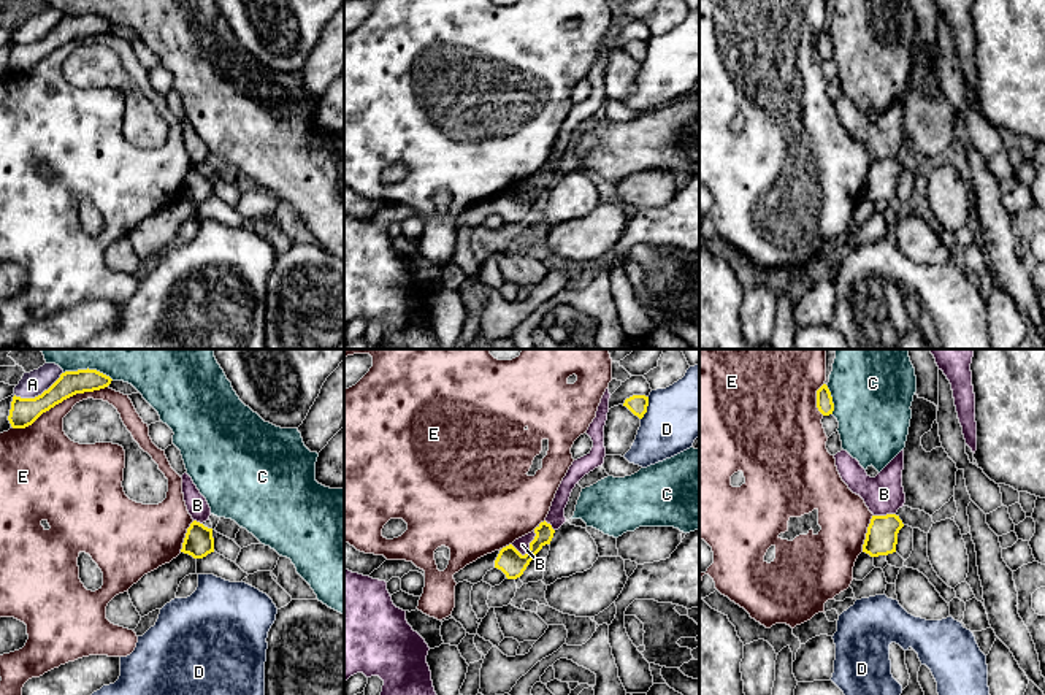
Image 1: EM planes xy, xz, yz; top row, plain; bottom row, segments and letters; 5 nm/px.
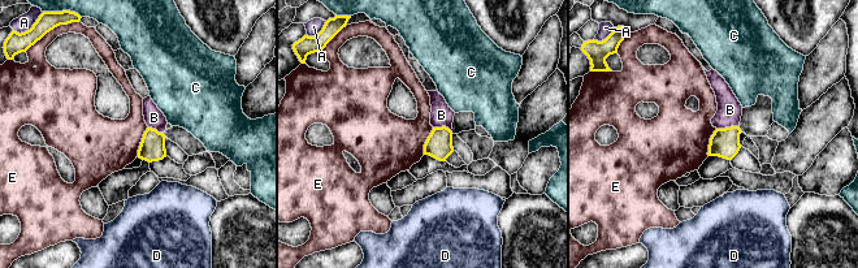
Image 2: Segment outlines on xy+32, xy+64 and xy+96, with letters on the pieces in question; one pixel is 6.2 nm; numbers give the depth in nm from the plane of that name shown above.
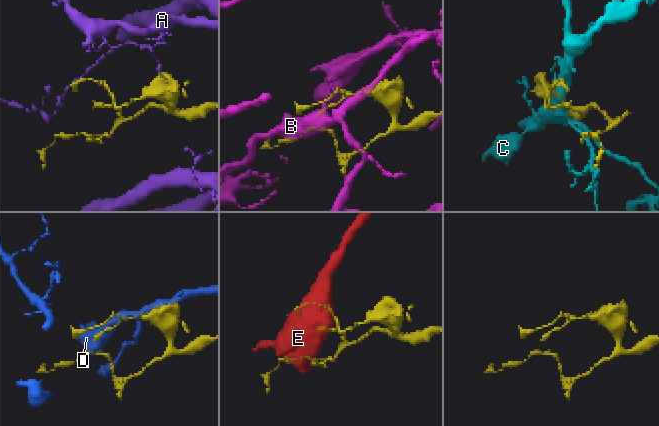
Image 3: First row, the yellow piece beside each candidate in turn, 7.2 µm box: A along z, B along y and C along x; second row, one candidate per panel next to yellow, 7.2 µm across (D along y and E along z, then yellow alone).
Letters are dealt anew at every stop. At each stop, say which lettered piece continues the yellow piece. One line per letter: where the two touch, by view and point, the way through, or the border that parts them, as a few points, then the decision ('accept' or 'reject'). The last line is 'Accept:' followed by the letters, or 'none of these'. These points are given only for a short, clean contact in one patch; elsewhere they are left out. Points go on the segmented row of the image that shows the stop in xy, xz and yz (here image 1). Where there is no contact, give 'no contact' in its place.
A: meets yellow in xy at (38, 395); reject
B: meets yellow in xz at (530, 543); border along xz (535, 530), (535, 538), (522, 556); reject
C: meets yellow in yz at (831, 400); reject
D: meets yellow in xz at (646, 408); reject
E: meets yellow in xy at (59, 402); reject
Accept: none of these

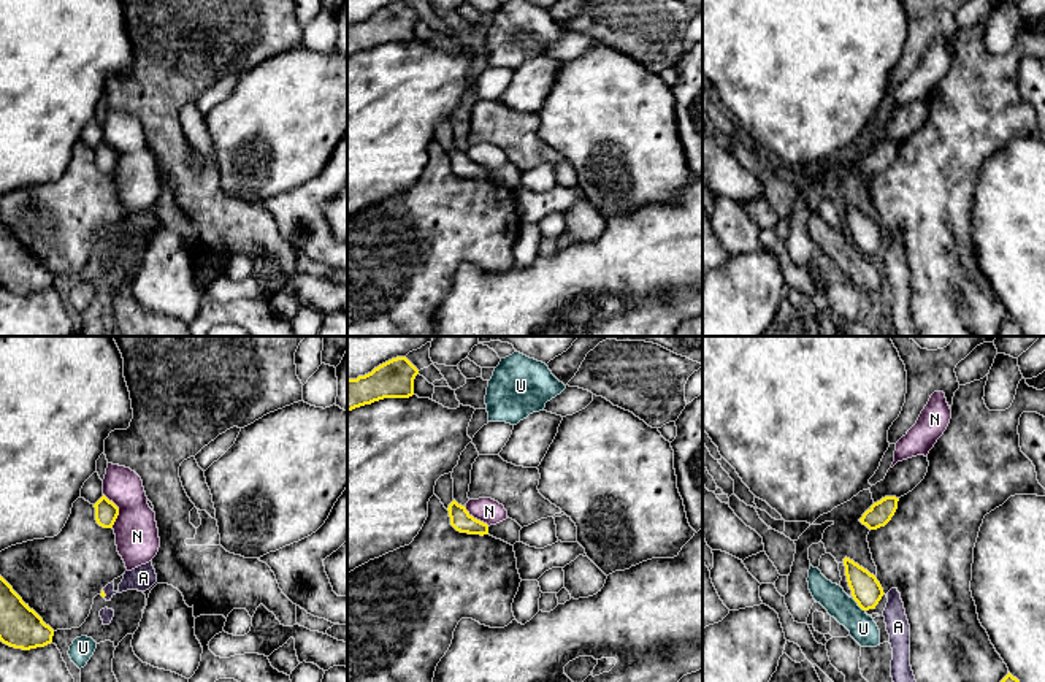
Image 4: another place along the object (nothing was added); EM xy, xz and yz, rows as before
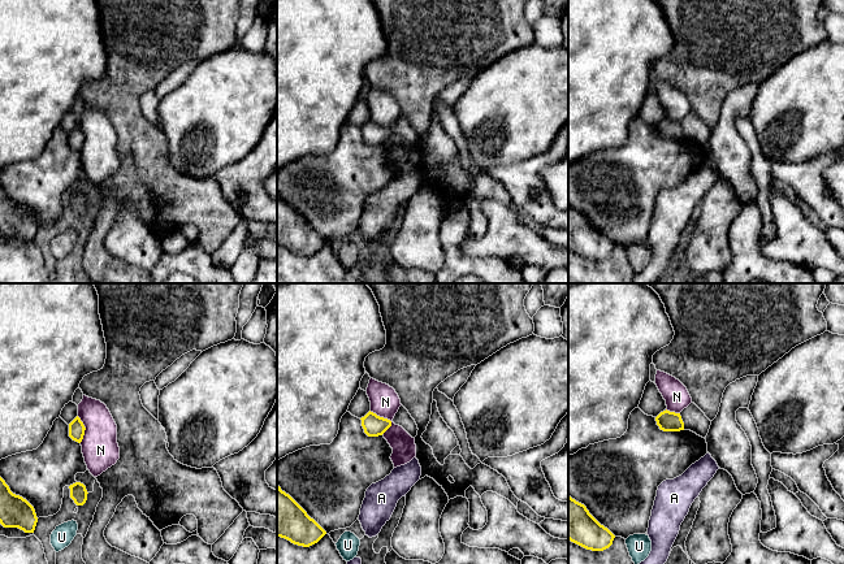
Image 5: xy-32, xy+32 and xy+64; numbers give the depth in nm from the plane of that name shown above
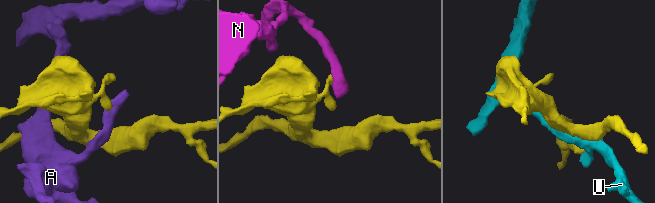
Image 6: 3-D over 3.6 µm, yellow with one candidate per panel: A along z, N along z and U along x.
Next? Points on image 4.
A: meets yellow in xy at (103, 593); reject
N: meets yellow in xy at (118, 511); border along xy (103, 494), (118, 508), (113, 527); reject
U: meets yellow in yz at (858, 605); reject
Accept: none of these

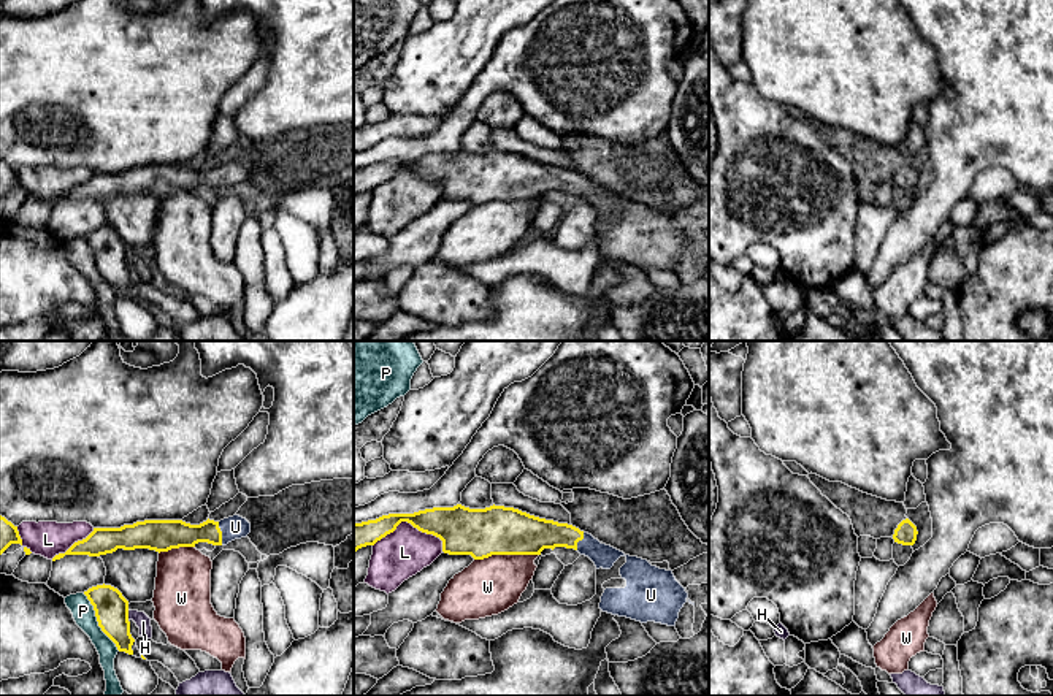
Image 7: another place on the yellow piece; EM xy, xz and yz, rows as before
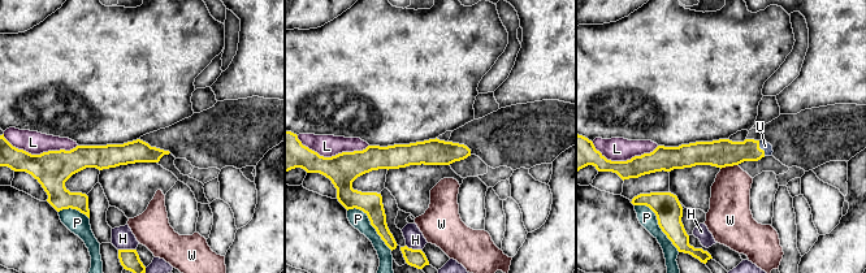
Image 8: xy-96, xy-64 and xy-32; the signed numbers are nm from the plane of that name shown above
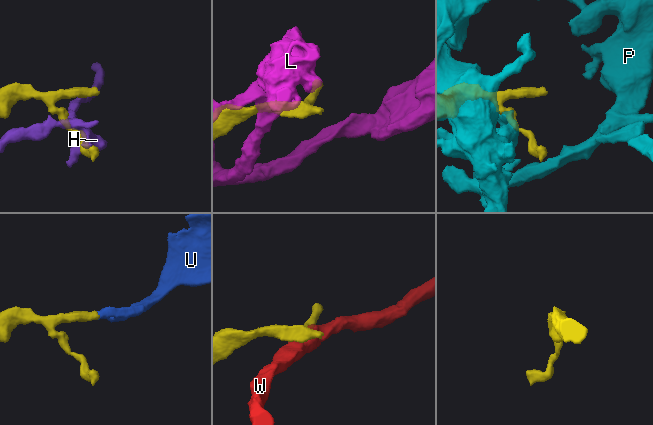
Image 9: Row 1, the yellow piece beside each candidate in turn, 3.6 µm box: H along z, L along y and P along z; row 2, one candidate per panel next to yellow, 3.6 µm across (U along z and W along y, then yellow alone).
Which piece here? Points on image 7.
H: meets yellow in xy at (127, 615); reject
L: meets yellow in xz at (408, 522); reject
P: meets yellow in xy at (97, 620); reject
U: meets yellow in xy at (221, 533); runs through xy (172, 533), (221, 533), (235, 527); accept
W: meets yellow in xz at (506, 554); border along xz (538, 554), (492, 554), (474, 560); reject
Accept: U

